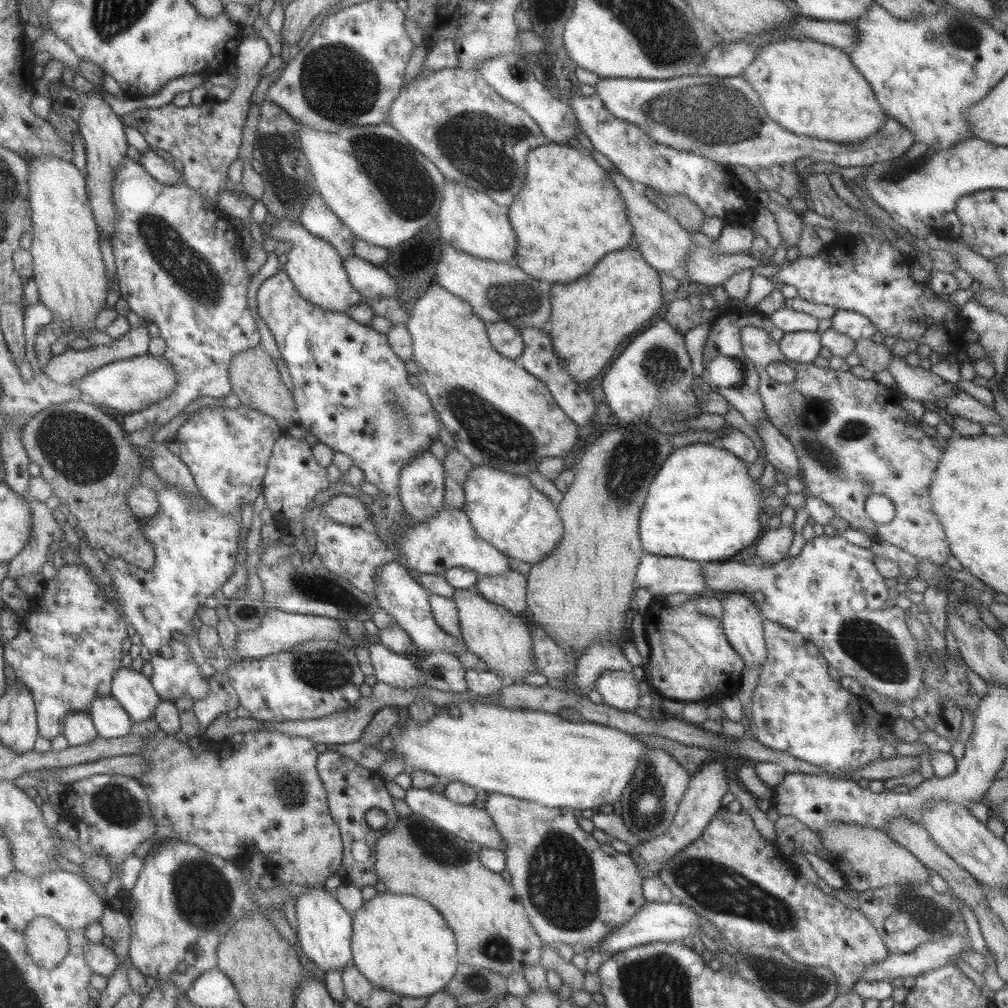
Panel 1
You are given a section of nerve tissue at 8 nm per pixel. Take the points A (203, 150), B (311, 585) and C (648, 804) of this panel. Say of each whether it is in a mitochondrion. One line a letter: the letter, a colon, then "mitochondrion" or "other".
A: other
B: mitochondrion
C: mitochondrion

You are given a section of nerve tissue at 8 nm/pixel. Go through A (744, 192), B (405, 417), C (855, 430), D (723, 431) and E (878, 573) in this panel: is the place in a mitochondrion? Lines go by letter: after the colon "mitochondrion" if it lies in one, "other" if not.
A: other
B: mitochondrion
C: mitochondrion
D: other
E: other

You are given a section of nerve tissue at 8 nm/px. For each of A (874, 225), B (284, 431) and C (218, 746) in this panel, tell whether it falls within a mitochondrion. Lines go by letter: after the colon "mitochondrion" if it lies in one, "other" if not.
A: other
B: other
C: other

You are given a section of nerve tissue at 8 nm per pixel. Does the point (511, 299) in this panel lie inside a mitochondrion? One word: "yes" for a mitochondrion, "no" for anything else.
yes

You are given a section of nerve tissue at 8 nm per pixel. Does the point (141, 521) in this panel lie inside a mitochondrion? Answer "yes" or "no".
no

